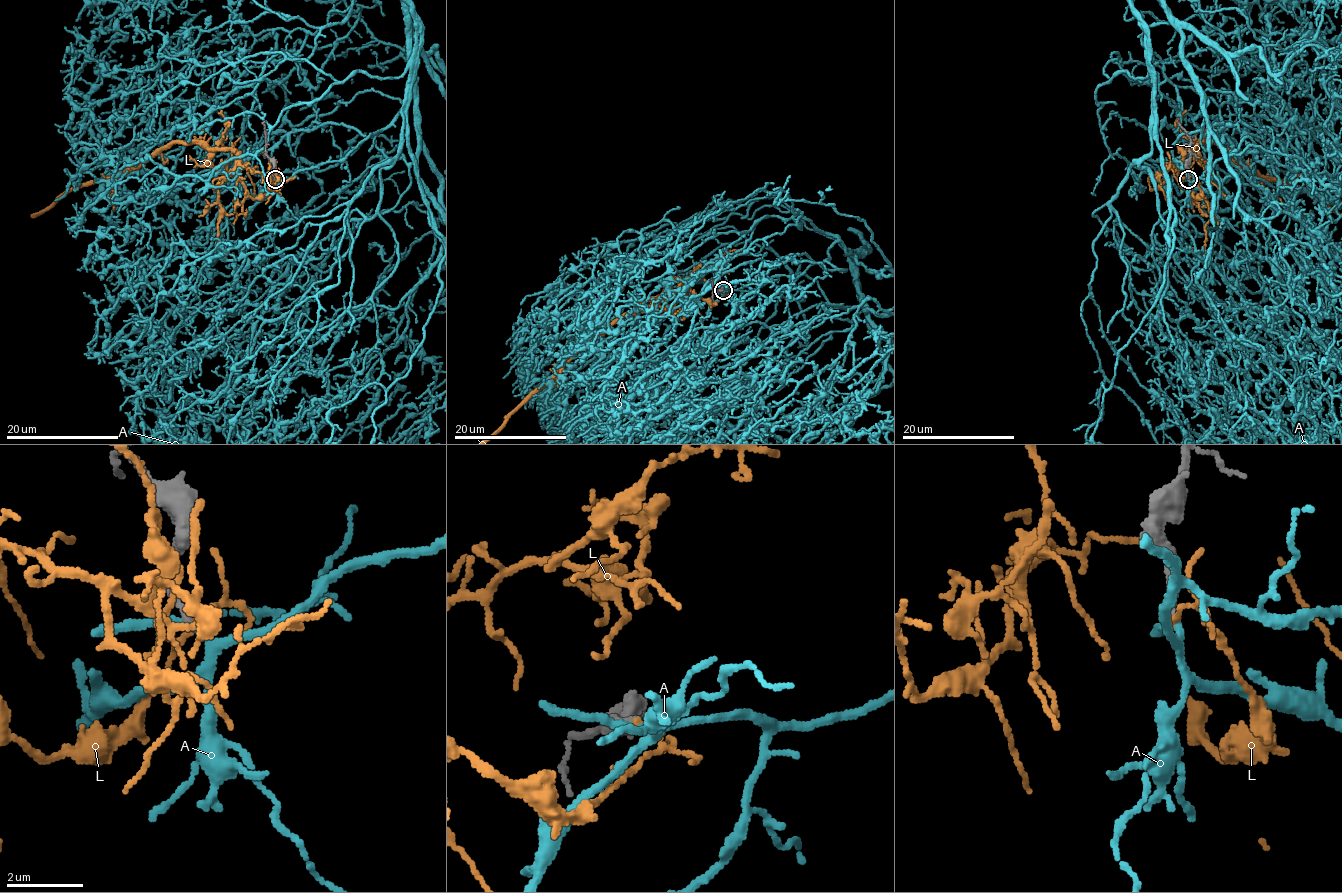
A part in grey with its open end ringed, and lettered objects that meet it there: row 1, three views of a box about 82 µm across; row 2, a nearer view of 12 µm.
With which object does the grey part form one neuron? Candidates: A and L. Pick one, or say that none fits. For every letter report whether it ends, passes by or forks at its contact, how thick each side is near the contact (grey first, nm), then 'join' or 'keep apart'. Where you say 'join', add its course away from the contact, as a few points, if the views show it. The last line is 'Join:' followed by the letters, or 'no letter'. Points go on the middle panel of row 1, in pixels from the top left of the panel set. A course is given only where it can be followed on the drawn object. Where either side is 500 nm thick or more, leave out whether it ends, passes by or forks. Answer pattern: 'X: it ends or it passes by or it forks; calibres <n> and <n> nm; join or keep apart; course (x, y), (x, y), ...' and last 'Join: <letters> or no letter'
A: it forks; calibres 190 and 170 nm; keep apart
L: it ends; calibres 190 and 110 nm; keep apart
Join: no letter

